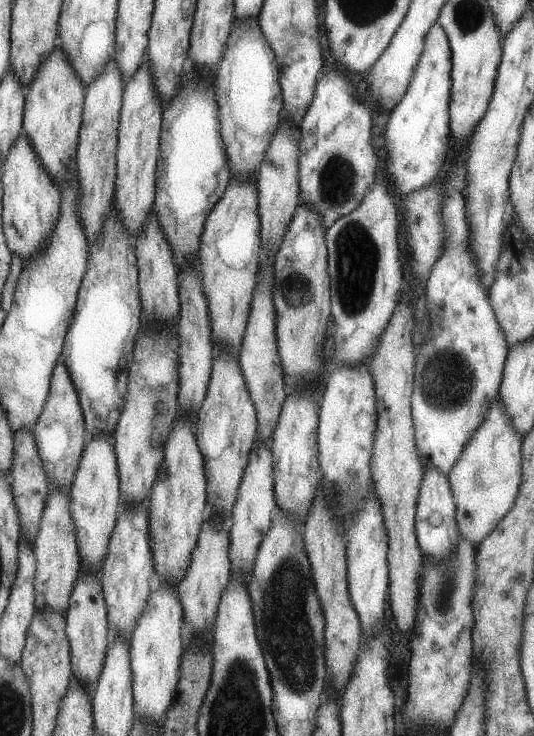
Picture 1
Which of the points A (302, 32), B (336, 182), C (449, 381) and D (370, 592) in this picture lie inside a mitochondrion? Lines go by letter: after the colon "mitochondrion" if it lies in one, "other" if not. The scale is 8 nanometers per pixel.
A: other
B: mitochondrion
C: mitochondrion
D: other

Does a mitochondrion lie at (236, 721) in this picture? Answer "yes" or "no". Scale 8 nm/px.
yes

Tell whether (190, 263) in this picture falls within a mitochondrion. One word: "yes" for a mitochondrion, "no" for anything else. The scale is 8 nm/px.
no

